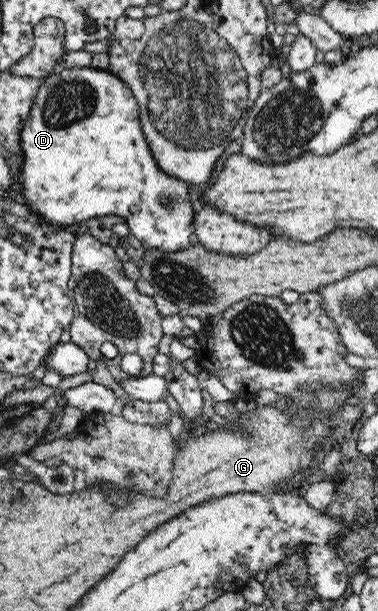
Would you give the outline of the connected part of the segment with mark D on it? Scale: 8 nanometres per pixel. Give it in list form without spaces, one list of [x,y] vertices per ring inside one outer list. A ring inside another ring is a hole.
[[[61,68],[60,71],[47,76],[43,79],[40,89],[37,91],[37,96],[33,101],[33,106],[29,111],[29,117],[26,119],[21,135],[19,135],[19,142],[21,142],[21,155],[23,161],[20,168],[20,194],[25,199],[25,204],[33,216],[36,216],[37,222],[47,224],[52,229],[60,229],[65,231],[65,228],[71,225],[78,225],[79,223],[87,222],[93,218],[100,218],[105,215],[121,215],[125,217],[126,224],[131,229],[133,234],[139,241],[141,241],[145,249],[158,249],[166,252],[176,252],[186,250],[193,240],[193,207],[191,207],[191,195],[189,189],[183,180],[171,177],[164,174],[157,168],[157,162],[153,159],[153,154],[149,150],[147,140],[142,130],[140,122],[140,108],[137,104],[137,99],[133,96],[129,85],[125,83],[120,77],[117,77],[111,71],[89,68]],[[136,206],[137,211],[131,212],[131,207]]]

